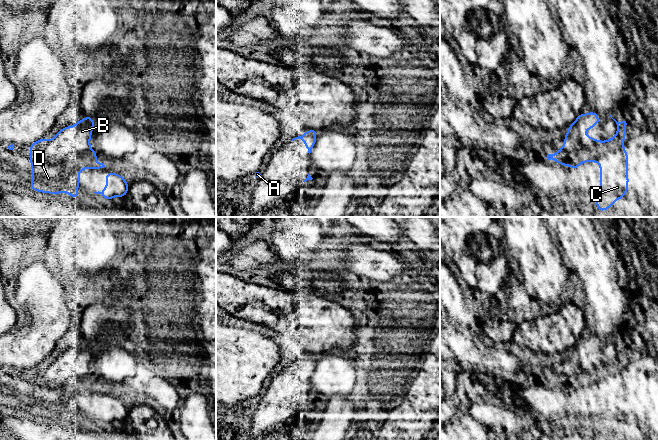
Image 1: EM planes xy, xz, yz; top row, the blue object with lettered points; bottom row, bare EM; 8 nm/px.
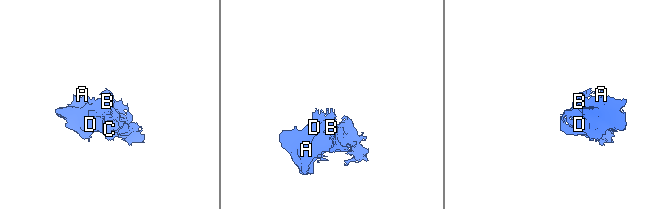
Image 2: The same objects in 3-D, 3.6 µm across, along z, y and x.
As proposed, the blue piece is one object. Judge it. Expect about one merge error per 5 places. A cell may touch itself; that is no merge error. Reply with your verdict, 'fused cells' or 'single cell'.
single cell

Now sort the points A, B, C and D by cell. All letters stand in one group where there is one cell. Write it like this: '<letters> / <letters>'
A B C D

